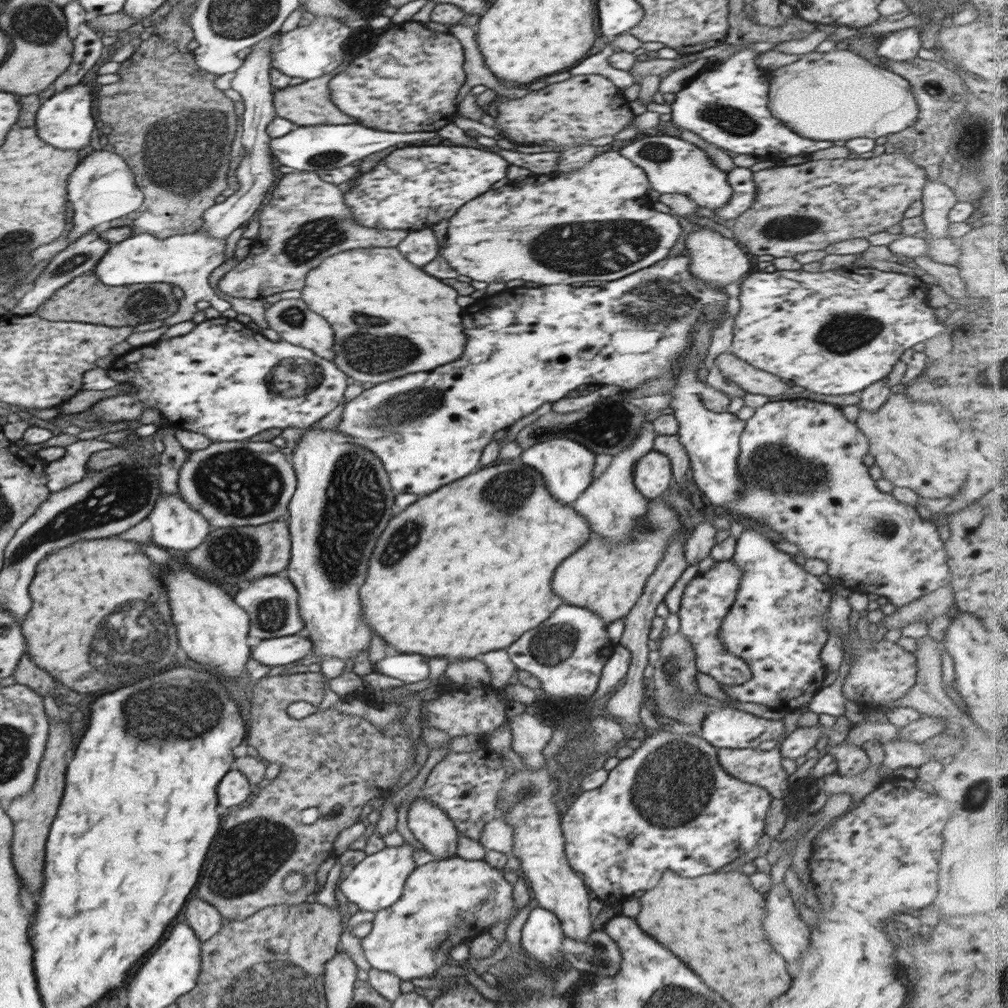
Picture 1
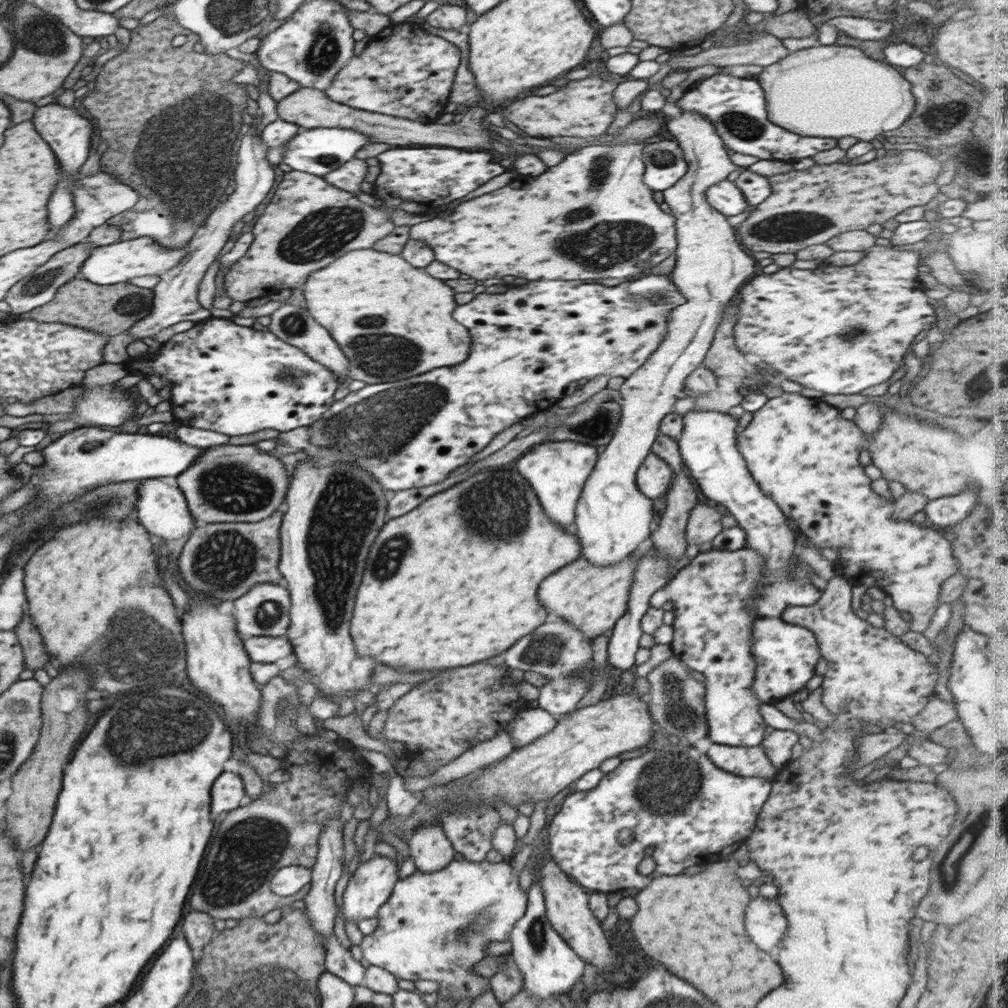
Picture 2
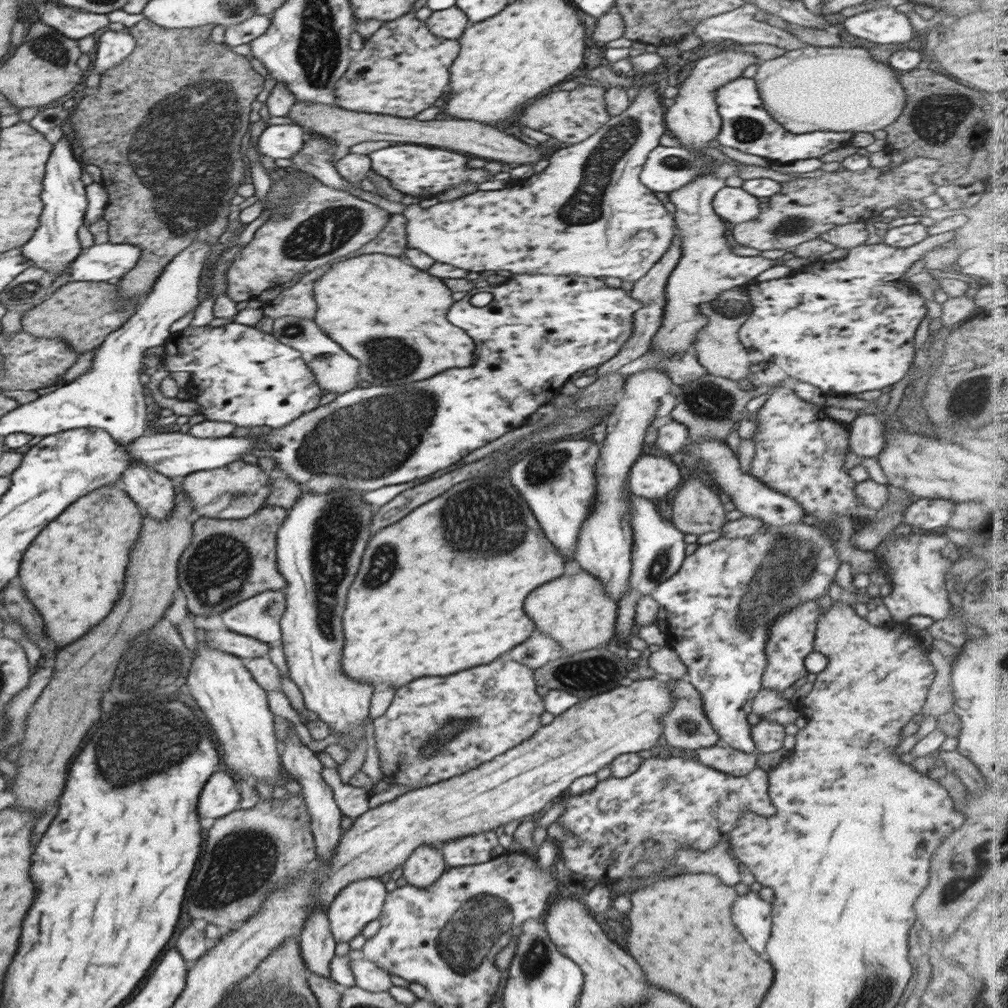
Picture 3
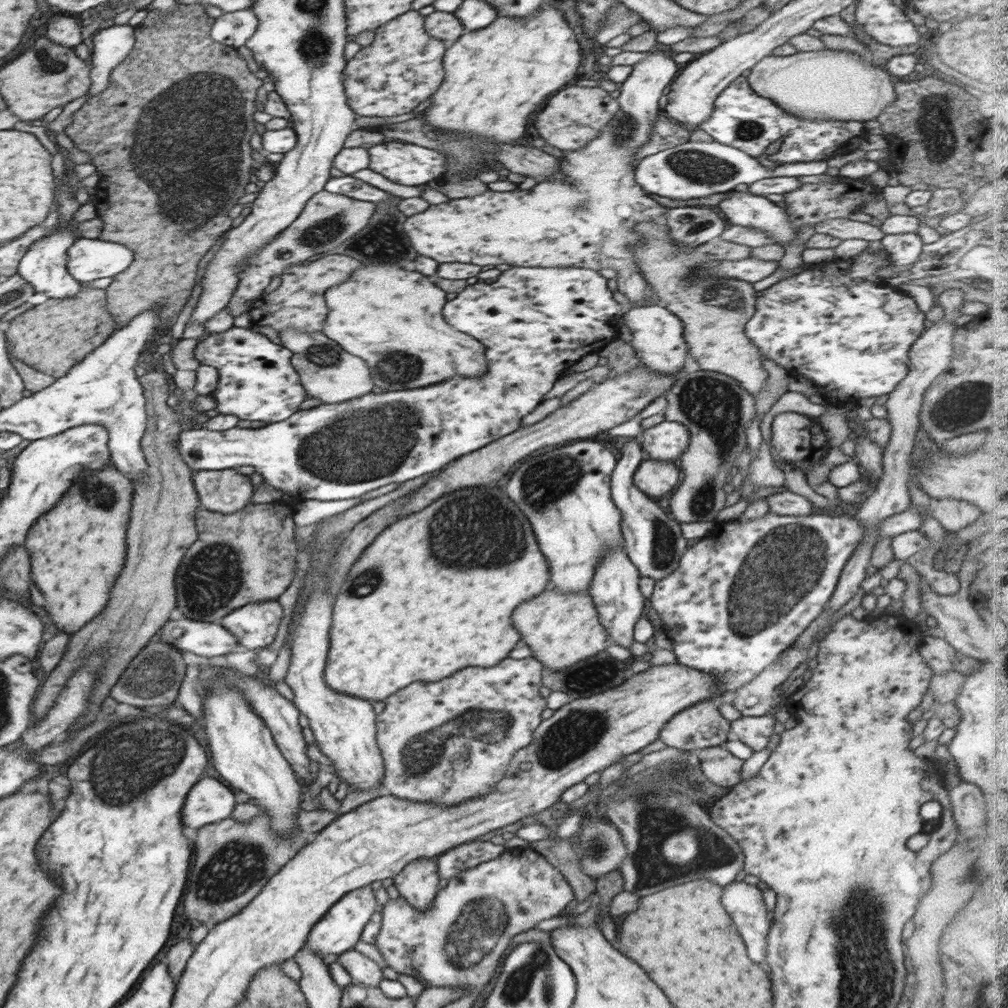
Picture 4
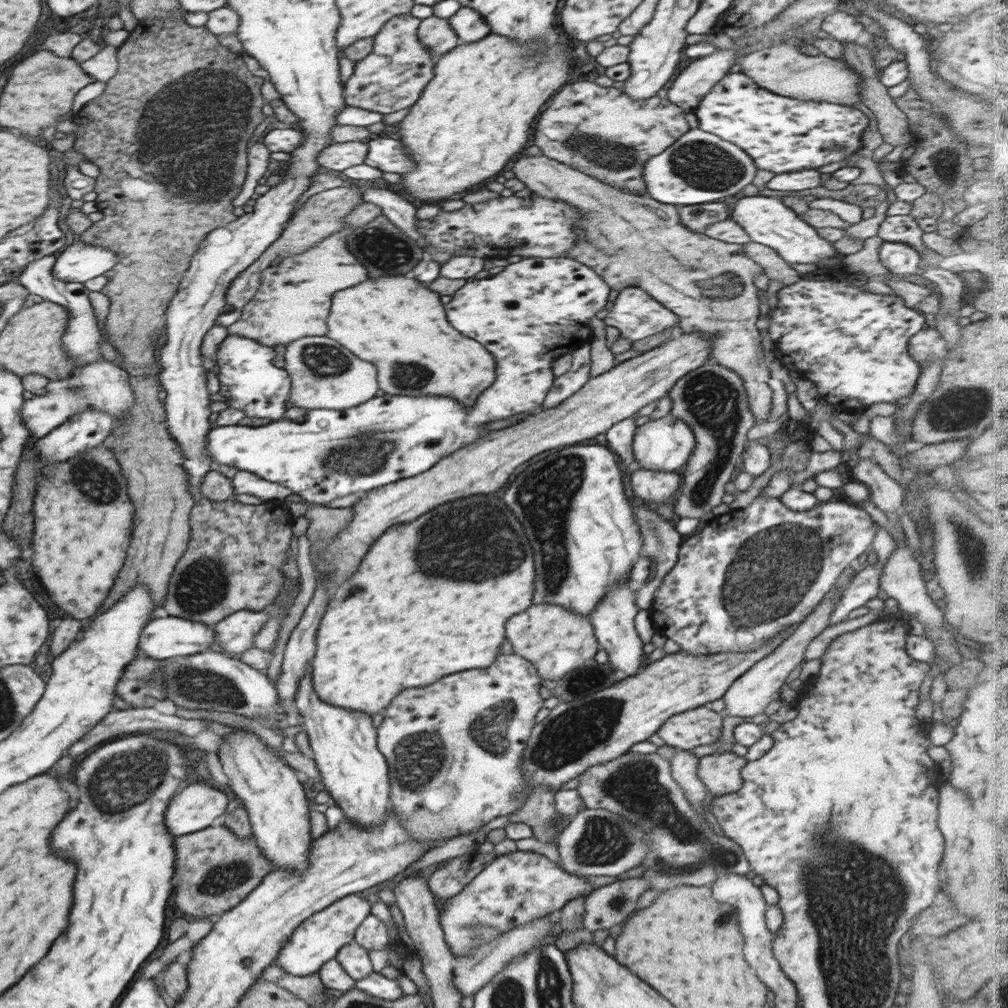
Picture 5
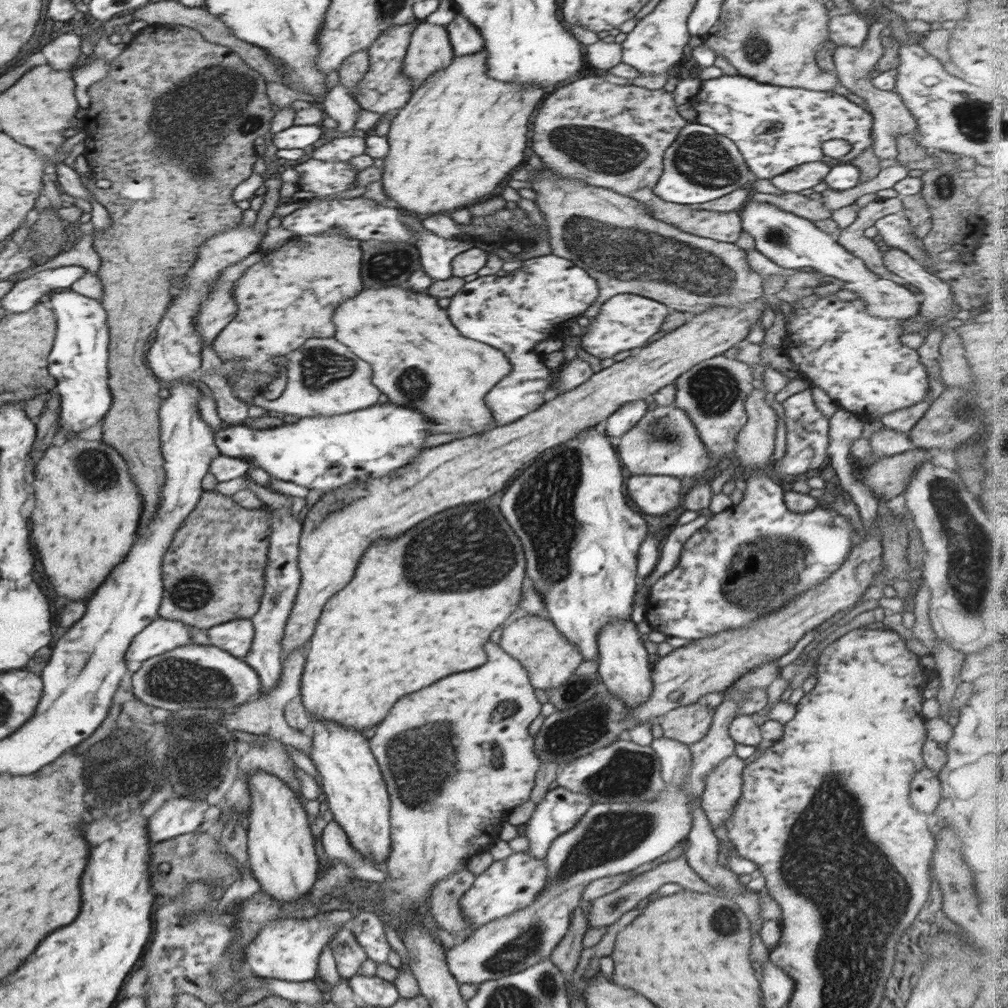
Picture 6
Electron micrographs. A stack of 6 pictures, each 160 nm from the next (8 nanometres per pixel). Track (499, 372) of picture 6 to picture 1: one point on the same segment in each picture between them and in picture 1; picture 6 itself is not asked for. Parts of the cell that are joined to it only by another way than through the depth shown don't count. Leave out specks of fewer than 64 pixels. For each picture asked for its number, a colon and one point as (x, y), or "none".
1: (390, 318)
2: (348, 297)
3: (391, 317)
4: (392, 318)
5: (396, 323)

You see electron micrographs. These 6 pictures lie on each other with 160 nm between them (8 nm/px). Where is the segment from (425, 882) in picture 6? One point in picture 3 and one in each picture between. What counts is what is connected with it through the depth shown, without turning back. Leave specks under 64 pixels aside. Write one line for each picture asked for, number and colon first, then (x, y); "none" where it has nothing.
3: (436, 728)
4: (446, 742)
5: (463, 736)

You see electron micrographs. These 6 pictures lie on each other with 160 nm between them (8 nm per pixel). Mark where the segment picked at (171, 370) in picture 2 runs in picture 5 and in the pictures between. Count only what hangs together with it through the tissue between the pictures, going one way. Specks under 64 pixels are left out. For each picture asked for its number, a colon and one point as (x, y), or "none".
3: (239, 374)
4: (257, 382)
5: (249, 381)

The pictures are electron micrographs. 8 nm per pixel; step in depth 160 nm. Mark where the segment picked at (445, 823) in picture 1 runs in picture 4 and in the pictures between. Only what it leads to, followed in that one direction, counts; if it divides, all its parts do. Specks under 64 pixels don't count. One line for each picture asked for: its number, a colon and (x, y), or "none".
2: (430, 848)
3: (423, 867)
4: (418, 882)

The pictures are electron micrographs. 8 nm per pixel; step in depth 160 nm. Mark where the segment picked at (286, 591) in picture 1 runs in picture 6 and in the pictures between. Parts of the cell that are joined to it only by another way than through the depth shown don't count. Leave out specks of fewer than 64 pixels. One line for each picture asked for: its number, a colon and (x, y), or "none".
2: (264, 611)
3: (259, 617)
4: (255, 625)
5: (236, 633)
6: (235, 636)

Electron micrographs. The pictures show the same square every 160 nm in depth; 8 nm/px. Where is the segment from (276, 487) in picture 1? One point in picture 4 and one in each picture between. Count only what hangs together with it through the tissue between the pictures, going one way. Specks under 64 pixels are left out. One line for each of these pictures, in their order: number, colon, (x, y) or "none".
2: (232, 483)
3: (238, 490)
4: (226, 491)

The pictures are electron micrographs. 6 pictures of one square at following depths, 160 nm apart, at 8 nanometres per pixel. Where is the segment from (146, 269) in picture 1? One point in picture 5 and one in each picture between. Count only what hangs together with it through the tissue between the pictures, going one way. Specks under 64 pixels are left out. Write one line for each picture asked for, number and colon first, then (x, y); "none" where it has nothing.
2: (116, 263)
3: (101, 262)
4: (89, 259)
5: (79, 262)

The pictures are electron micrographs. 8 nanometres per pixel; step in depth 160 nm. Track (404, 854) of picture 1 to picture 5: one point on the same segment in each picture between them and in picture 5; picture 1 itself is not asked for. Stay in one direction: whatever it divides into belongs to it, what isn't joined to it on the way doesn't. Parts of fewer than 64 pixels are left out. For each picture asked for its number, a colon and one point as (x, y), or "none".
2: (371, 884)
3: (355, 905)
4: (340, 929)
5: (318, 939)

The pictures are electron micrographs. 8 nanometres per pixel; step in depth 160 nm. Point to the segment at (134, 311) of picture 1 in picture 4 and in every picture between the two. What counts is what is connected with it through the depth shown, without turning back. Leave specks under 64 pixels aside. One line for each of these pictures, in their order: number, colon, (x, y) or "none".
2: (111, 309)
3: (83, 313)
4: (51, 337)

